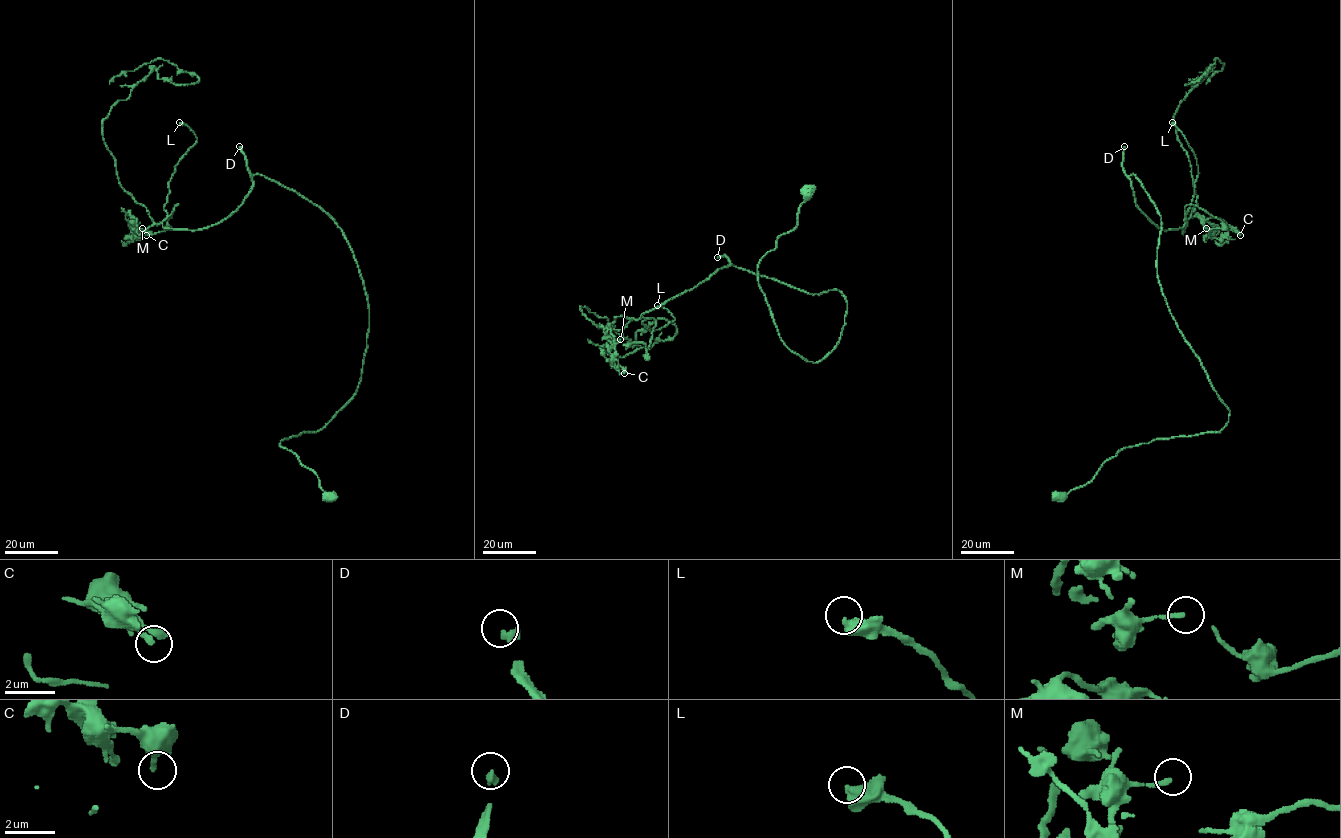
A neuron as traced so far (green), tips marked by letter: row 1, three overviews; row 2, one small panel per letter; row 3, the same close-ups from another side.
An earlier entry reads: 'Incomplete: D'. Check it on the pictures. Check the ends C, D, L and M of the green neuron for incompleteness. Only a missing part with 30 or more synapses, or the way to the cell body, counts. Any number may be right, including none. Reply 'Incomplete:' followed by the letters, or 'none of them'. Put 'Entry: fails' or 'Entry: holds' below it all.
Incomplete: D
Entry: holds

